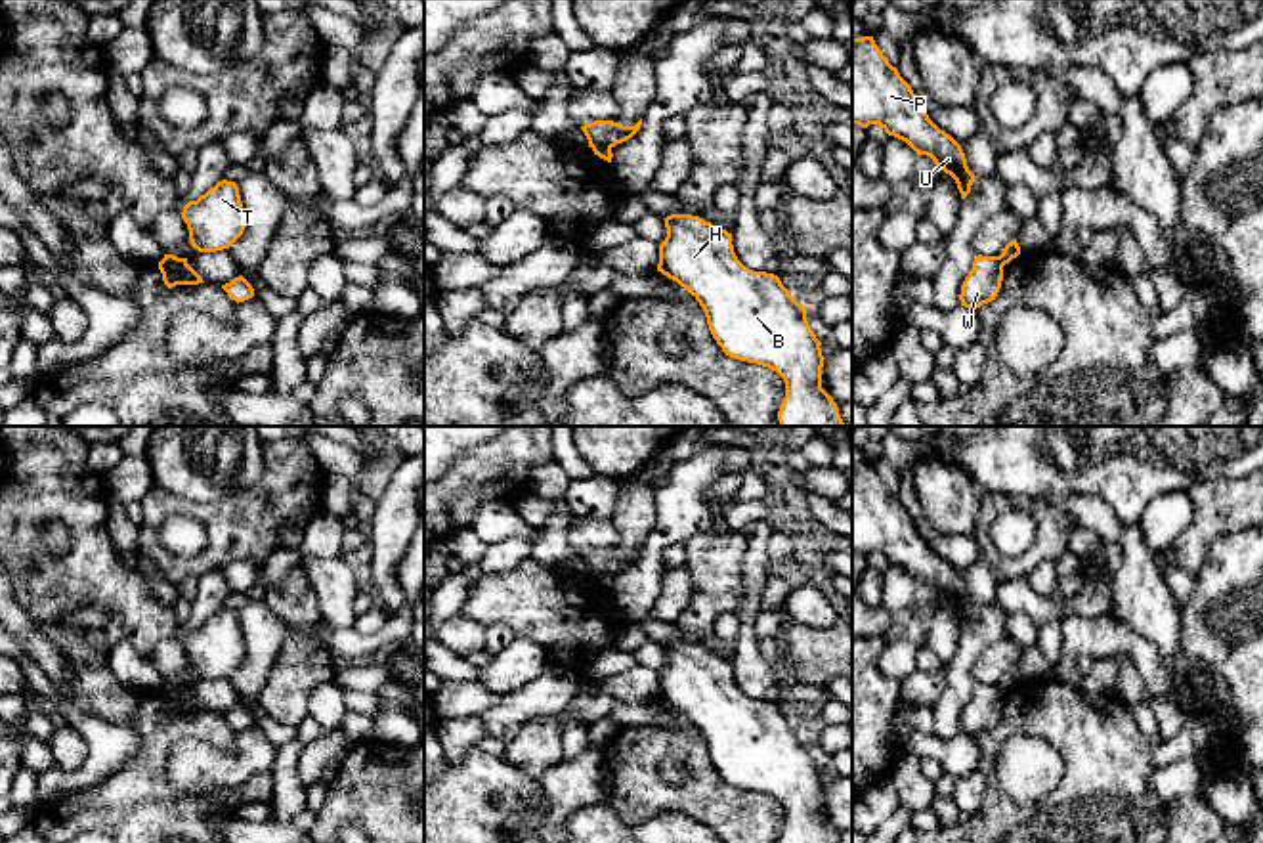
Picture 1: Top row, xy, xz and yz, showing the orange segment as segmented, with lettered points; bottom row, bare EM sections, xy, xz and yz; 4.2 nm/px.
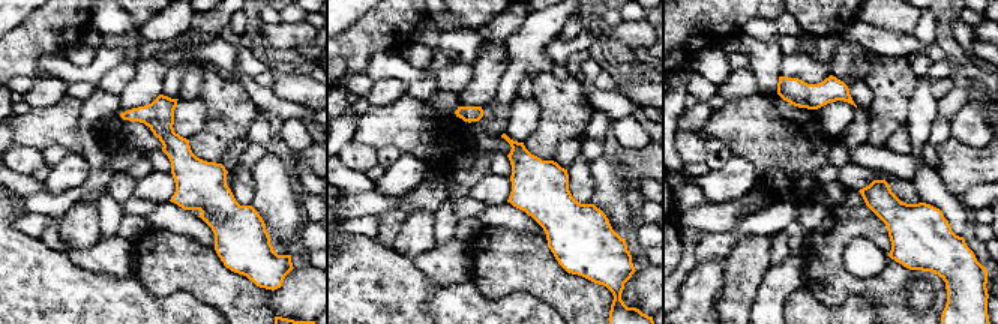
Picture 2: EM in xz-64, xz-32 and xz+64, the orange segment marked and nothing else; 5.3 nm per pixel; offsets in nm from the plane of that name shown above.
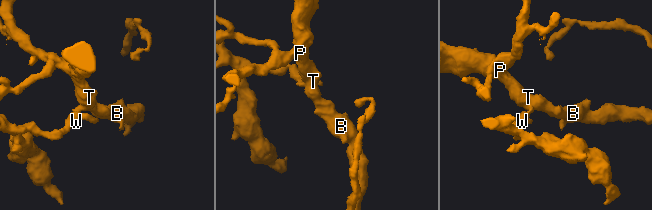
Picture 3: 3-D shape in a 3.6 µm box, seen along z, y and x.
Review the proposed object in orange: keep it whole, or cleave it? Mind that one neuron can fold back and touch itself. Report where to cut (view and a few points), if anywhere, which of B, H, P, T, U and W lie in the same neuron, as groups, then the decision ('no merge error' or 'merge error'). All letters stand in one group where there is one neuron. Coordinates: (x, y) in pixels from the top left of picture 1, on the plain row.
yz (998, 685), (1004, 692) | B H P T U / W | merge error

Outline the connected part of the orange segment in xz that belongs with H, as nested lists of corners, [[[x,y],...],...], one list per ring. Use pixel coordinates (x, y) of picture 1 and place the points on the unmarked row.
[[[671,642],[667,665],[659,673],[657,700],[684,715],[703,736],[709,759],[722,780],[734,788],[776,799],[785,811],[778,843],[839,843],[833,826],[822,816],[822,770],[780,705],[745,696],[732,673],[732,661],[692,642]]]

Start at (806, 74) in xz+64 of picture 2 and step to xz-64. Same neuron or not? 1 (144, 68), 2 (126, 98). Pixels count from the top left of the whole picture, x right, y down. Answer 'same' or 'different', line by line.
1: different
2: different

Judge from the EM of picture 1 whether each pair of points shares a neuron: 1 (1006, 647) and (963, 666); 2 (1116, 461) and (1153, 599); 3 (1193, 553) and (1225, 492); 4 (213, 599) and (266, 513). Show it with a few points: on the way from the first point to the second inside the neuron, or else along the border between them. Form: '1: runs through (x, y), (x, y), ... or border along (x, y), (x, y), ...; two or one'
1: border along (1006, 635), (975, 662), (977, 683); two
2: border along (1099, 496), (1122, 522), (1137, 524); two
3: runs through (1197, 538), (1220, 507); one
4: border along (220, 566), (199, 576); two

